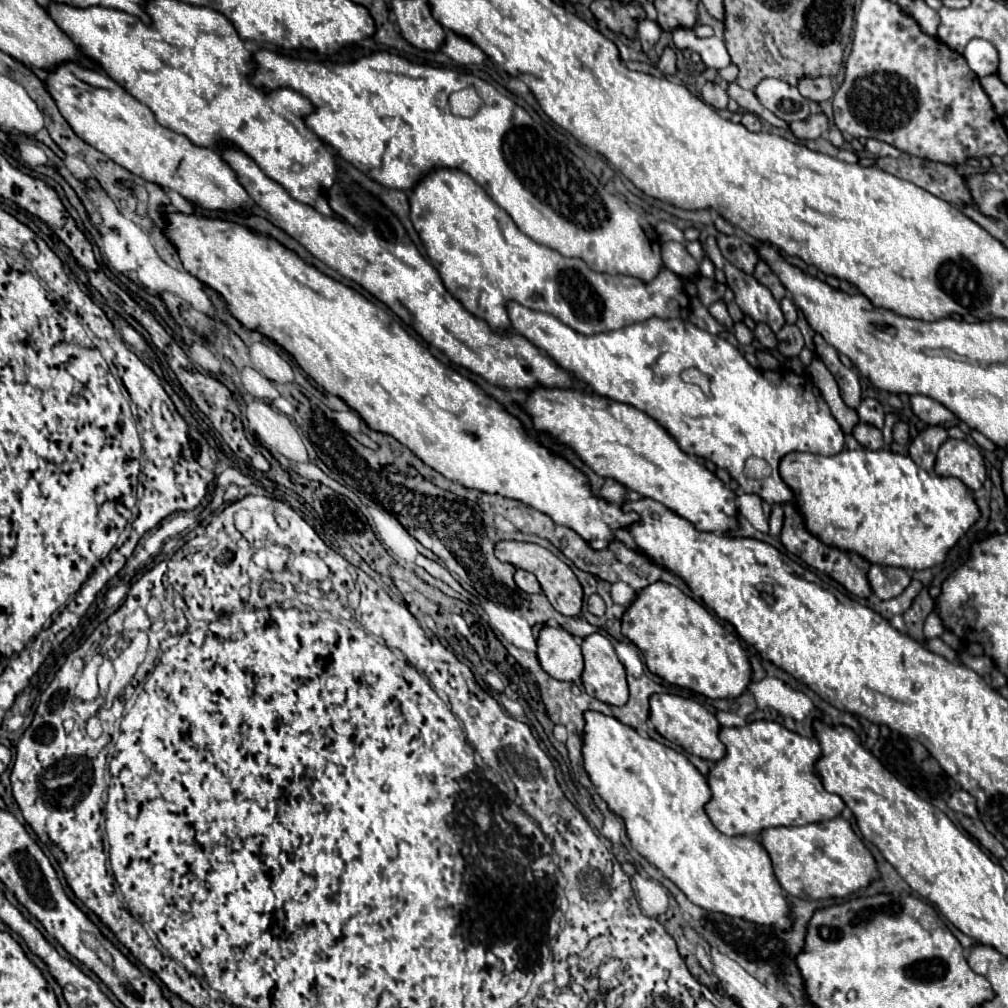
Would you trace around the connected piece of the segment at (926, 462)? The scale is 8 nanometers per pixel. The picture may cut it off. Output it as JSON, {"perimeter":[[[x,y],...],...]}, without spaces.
{"perimeter":[[[927,425],[925,429],[921,429],[917,433],[915,439],[911,439],[909,443],[909,457],[923,467],[927,473],[933,473],[933,465],[935,465],[935,455],[939,445],[947,439],[947,431],[943,427],[937,425]]]}

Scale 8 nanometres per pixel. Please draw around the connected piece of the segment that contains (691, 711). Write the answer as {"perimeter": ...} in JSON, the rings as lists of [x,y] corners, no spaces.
{"perimeter":[[[651,695],[651,723],[667,741],[683,747],[687,753],[697,755],[707,761],[721,761],[727,753],[725,745],[719,739],[721,723],[713,713],[709,713],[703,705],[693,699],[685,699],[679,695]]]}

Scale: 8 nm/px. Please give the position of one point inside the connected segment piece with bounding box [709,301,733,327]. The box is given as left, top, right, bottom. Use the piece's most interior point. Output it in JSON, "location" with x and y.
{"location":[719,310]}

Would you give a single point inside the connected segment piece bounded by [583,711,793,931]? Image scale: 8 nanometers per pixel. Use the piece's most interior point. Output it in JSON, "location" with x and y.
{"location":[661,796]}

